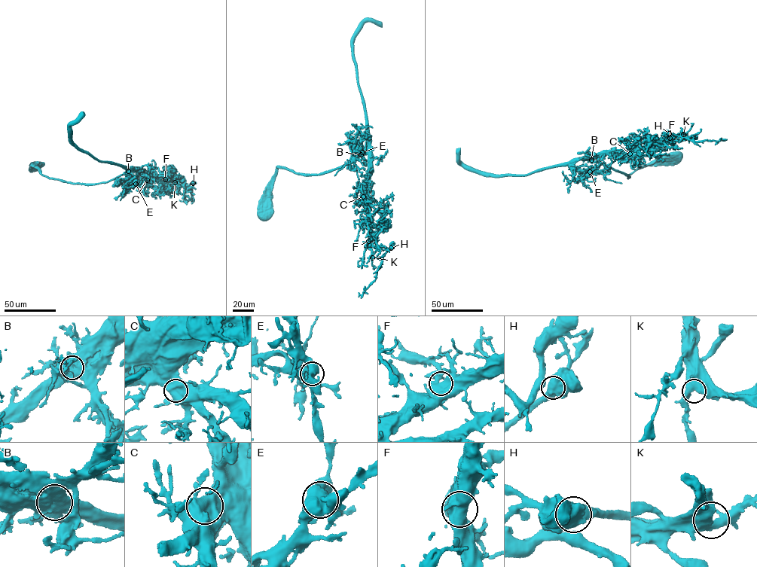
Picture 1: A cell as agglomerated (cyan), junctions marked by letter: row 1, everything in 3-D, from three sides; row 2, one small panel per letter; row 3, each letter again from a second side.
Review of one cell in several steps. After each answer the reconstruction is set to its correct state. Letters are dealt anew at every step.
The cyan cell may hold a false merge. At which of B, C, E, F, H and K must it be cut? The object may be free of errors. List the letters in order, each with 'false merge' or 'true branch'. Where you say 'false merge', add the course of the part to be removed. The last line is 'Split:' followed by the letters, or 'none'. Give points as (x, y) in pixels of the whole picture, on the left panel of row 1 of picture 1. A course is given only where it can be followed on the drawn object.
B: true branch
C: true branch
E: true branch
F: true branch
H: true branch
K: true branch
Split: none

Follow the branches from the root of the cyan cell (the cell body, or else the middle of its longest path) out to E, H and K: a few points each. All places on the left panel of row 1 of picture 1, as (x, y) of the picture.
E: (34, 166), (32, 163), (50, 178), (85, 184), (108, 181), (129, 168), (126, 184), (135, 184)
H: (34, 166), (43, 175), (73, 184), (105, 182), (134, 168), (172, 185), (181, 193), (193, 183)
K: (34, 166), (43, 175), (73, 184), (105, 182), (134, 168), (166, 184), (166, 180), (175, 182)

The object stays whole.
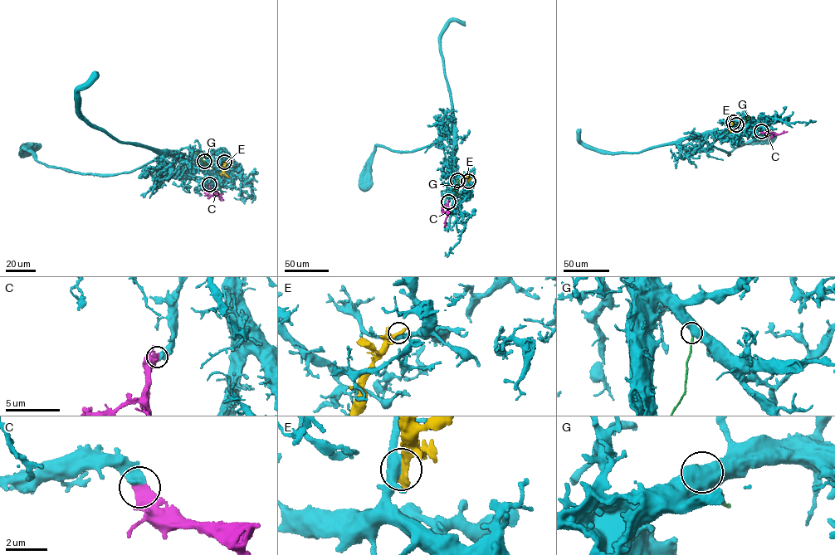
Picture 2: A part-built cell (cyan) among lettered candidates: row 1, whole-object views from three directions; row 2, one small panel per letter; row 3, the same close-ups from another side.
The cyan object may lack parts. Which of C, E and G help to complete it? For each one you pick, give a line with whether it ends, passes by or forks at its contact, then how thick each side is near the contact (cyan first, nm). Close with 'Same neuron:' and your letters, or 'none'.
C: It ends there. Thickness 480 nm (cyan) against 440 nm
Same neuron: C

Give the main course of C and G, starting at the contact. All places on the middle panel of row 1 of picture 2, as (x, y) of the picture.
C: (448, 202), (445, 226)
G: (457, 180), (452, 191)

